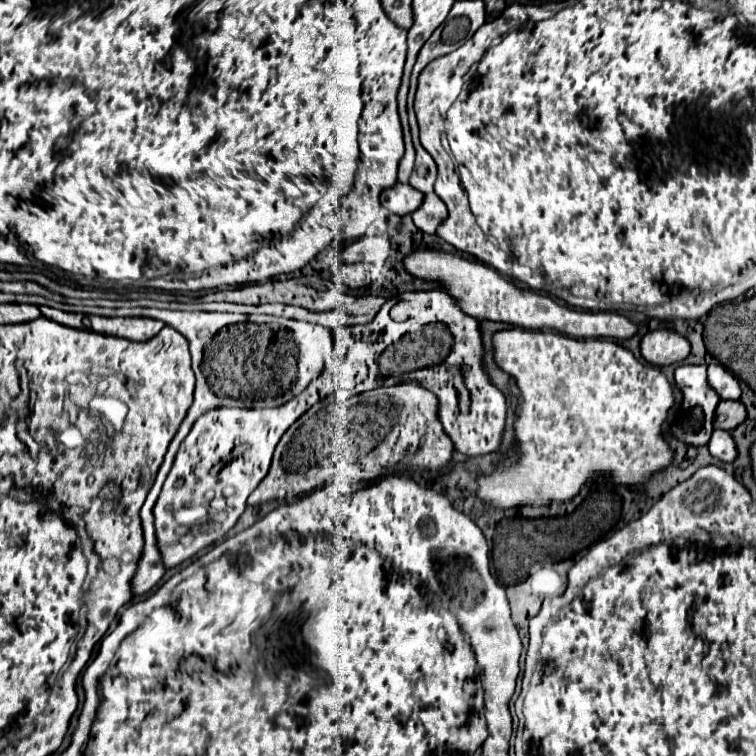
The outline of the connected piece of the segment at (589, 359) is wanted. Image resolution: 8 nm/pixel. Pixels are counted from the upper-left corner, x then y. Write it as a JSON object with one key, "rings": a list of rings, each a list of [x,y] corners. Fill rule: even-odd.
{"rings":[[[509,326],[505,331],[495,333],[493,345],[495,345],[495,361],[497,361],[497,365],[505,373],[509,373],[511,377],[517,379],[517,385],[519,385],[521,395],[523,395],[521,413],[519,413],[519,419],[515,421],[515,439],[519,441],[521,457],[517,459],[517,463],[499,465],[495,473],[479,479],[477,495],[485,503],[489,503],[493,507],[507,509],[507,507],[515,507],[515,505],[523,505],[523,503],[551,505],[555,501],[569,501],[569,499],[573,499],[579,493],[581,485],[587,479],[595,479],[601,473],[609,473],[615,483],[625,483],[625,485],[631,485],[631,487],[643,487],[643,483],[647,481],[647,477],[651,473],[655,473],[655,471],[659,471],[659,469],[663,469],[663,467],[667,467],[671,463],[671,451],[667,449],[665,441],[661,439],[661,423],[667,417],[667,409],[673,405],[673,391],[671,391],[671,385],[665,379],[665,375],[659,371],[659,367],[649,365],[649,363],[641,363],[639,359],[633,357],[631,351],[627,351],[625,347],[621,347],[619,343],[609,341],[609,339],[573,339],[573,337],[567,337],[567,335],[561,335],[561,333],[553,333],[553,331],[535,331],[517,326]],[[583,401],[589,401],[589,405],[583,407]]]}

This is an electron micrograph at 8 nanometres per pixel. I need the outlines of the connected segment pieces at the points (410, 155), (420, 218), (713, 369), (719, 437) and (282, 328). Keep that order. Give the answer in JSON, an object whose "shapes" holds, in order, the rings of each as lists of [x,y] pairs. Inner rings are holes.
{"shapes":[[[[401,113],[401,119],[403,119],[403,129],[405,129],[405,155],[403,155],[401,165],[399,165],[399,181],[407,183],[409,177],[411,177],[411,171],[413,171],[413,165],[415,165],[415,149],[411,145],[411,133],[409,133],[409,125],[407,125],[407,113],[405,115]]],[[[427,193],[423,205],[413,213],[413,223],[423,231],[433,235],[439,223],[447,217],[447,207],[435,193]]],[[[711,363],[707,369],[707,381],[711,389],[721,397],[721,399],[739,399],[741,389],[739,381],[719,363]]],[[[713,431],[707,447],[709,447],[709,453],[719,461],[733,461],[737,455],[735,441],[733,441],[731,433],[727,433],[727,431]]],[[[109,309],[113,317],[153,317],[177,329],[187,341],[193,357],[193,371],[197,375],[195,399],[183,419],[175,439],[171,441],[157,479],[141,507],[145,551],[133,577],[133,593],[143,595],[165,575],[161,553],[155,537],[153,507],[159,499],[161,485],[173,465],[175,453],[199,415],[213,407],[279,407],[297,397],[311,379],[317,379],[325,367],[325,353],[333,347],[333,335],[327,327],[271,315],[239,315],[239,313],[205,313],[205,311],[167,311],[167,309]],[[313,333],[313,335],[307,335]],[[249,383],[249,387],[247,387]]]]}

